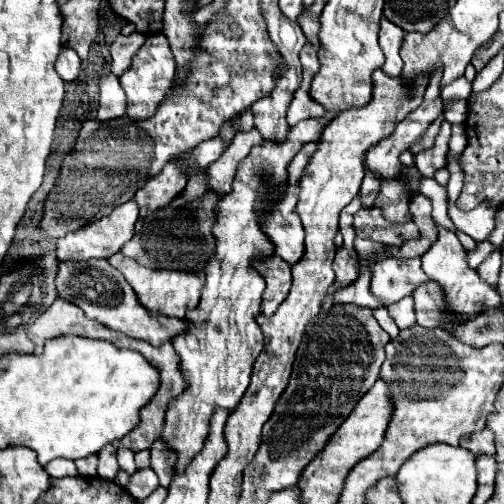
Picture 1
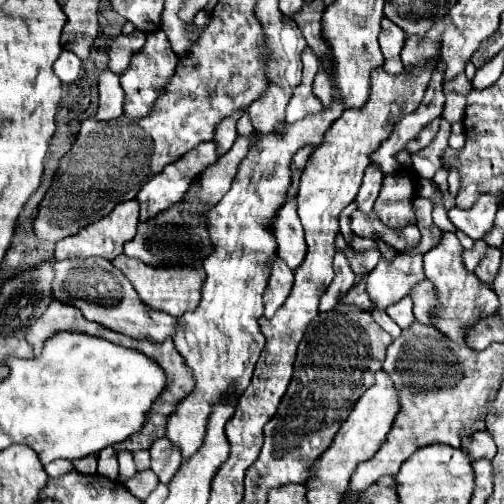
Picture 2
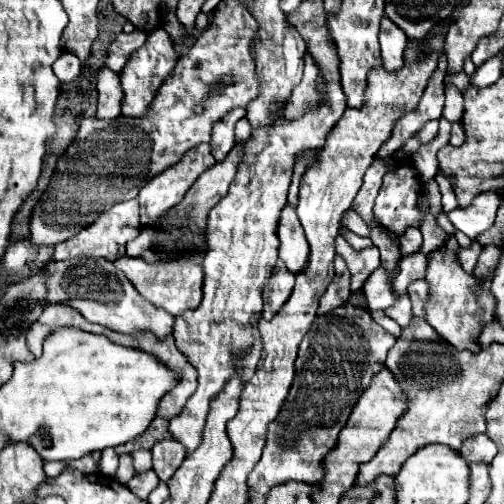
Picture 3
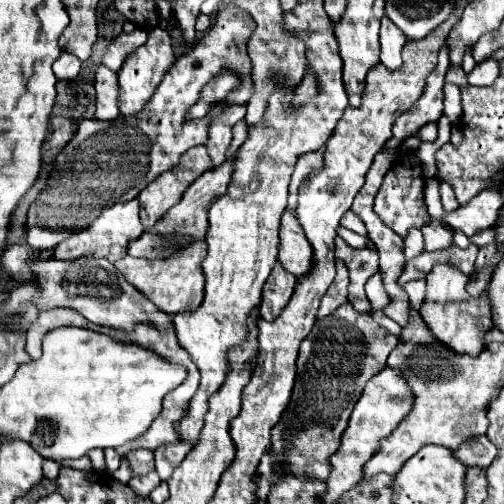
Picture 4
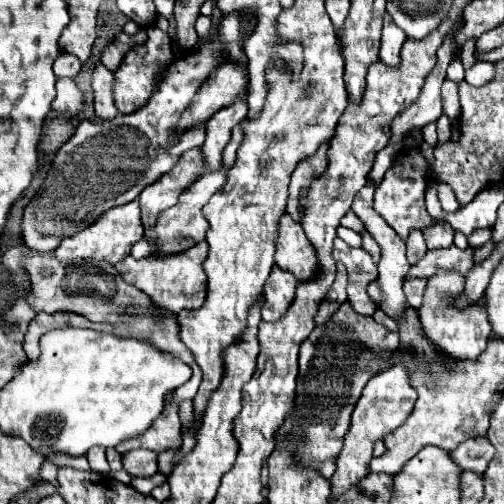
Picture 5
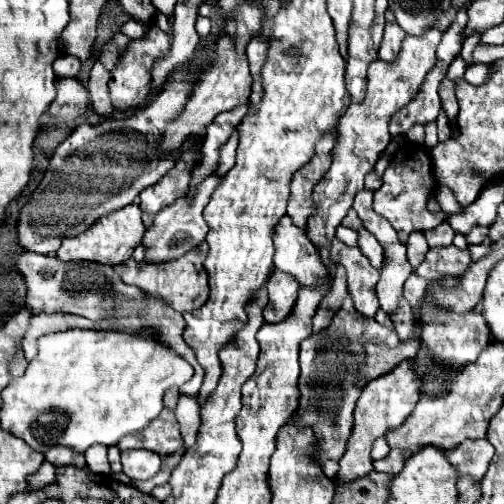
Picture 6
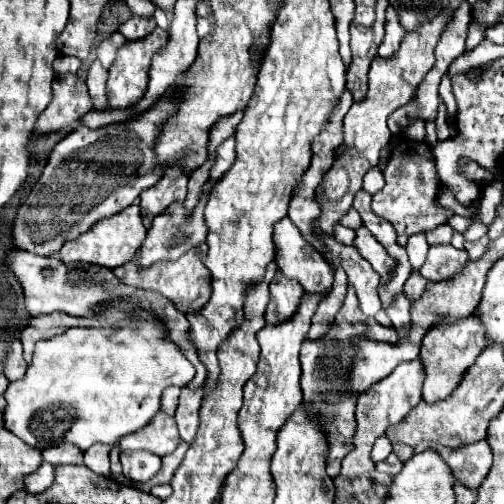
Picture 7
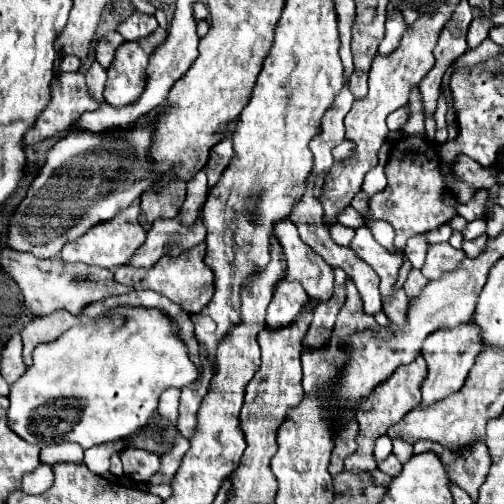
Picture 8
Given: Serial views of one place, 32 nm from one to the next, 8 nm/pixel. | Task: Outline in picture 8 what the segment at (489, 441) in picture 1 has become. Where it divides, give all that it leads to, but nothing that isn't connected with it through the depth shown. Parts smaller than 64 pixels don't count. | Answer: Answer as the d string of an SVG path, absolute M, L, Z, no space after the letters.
M416 442L414 444L414 454L422 454L426 450L432 450L434 454L438 454L438 458L442 460L448 478L464 488L464 492L468 492L472 496L472 500L476 502L478 496L478 488L482 486L484 478L486 478L486 470L490 468L490 452L486 448L486 444L476 444L472 446L470 452L466 452L464 456L456 456L452 450L442 448L436 442Z

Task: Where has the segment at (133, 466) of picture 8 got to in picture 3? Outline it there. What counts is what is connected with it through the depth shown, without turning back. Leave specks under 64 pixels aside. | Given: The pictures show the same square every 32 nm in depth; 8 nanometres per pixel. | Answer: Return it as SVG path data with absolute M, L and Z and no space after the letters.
M136 450L136 452L132 452L130 456L132 456L132 462L134 462L134 470L136 470L136 474L142 474L142 472L152 470L150 450Z

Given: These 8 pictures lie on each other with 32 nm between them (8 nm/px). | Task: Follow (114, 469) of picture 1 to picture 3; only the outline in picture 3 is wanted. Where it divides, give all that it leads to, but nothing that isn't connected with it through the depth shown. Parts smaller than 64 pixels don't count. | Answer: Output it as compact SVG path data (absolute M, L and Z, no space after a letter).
M106 448L102 450L102 460L100 460L100 472L106 476L114 476L118 468L118 454L114 452L114 448Z

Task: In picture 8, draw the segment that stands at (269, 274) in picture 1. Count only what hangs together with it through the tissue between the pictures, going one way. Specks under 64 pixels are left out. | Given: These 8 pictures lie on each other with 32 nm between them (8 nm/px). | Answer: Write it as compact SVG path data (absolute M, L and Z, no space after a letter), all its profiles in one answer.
M282 280L276 286L274 298L267 308L266 324L268 328L286 328L288 324L292 324L298 318L298 314L308 304L310 304L310 298L300 284Z

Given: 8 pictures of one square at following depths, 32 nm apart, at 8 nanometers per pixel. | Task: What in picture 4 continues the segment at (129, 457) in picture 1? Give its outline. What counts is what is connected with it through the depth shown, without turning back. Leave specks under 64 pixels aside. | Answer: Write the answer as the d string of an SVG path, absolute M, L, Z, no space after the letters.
M125 457L122 459L122 462L118 470L113 472L111 476L112 478L118 480L119 482L122 482L123 484L127 484L129 480L132 478L132 473L130 472L128 462Z

